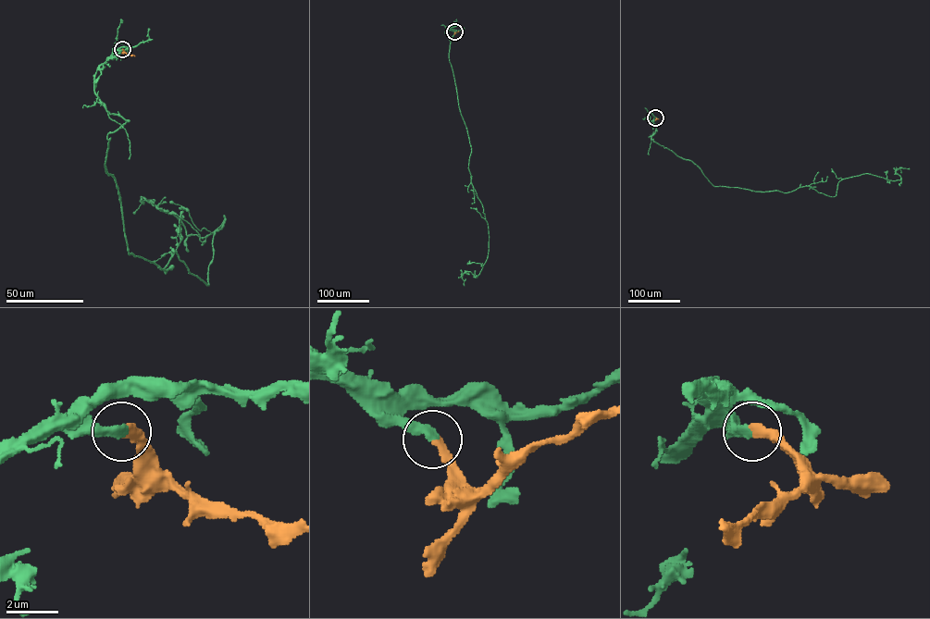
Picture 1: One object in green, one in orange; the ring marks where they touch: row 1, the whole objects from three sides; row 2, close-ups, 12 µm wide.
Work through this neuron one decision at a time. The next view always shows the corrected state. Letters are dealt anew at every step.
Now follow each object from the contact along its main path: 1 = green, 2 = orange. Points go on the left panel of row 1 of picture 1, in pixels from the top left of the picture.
1: (122, 49), (93, 90), (129, 121), (105, 164), (127, 249), (208, 285), (224, 216), (188, 235), (149, 200)
2: (122, 49), (135, 56)

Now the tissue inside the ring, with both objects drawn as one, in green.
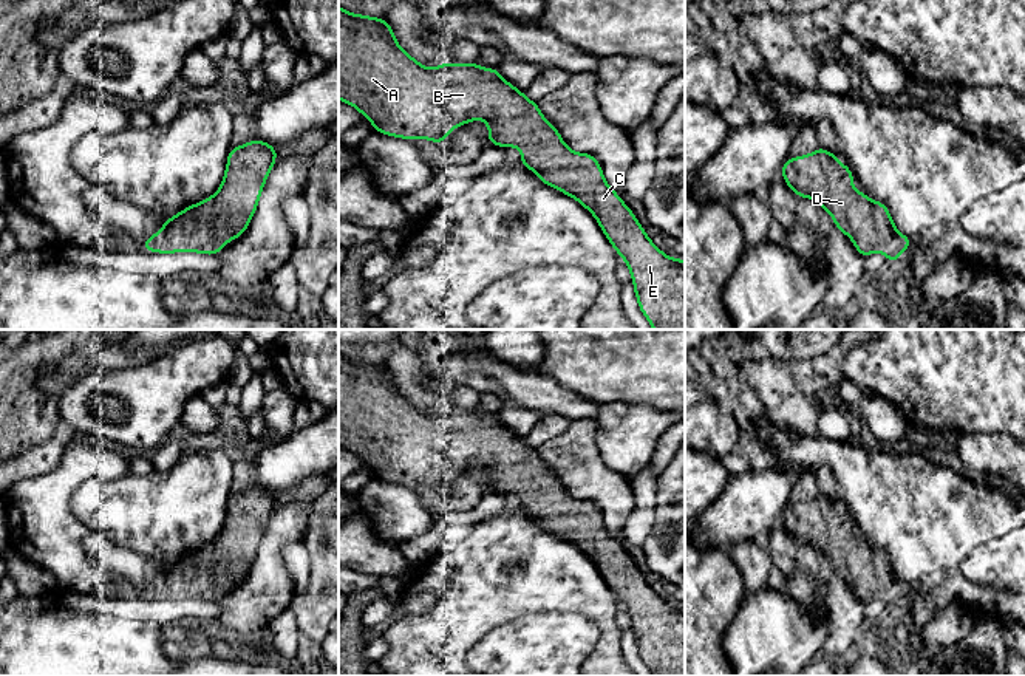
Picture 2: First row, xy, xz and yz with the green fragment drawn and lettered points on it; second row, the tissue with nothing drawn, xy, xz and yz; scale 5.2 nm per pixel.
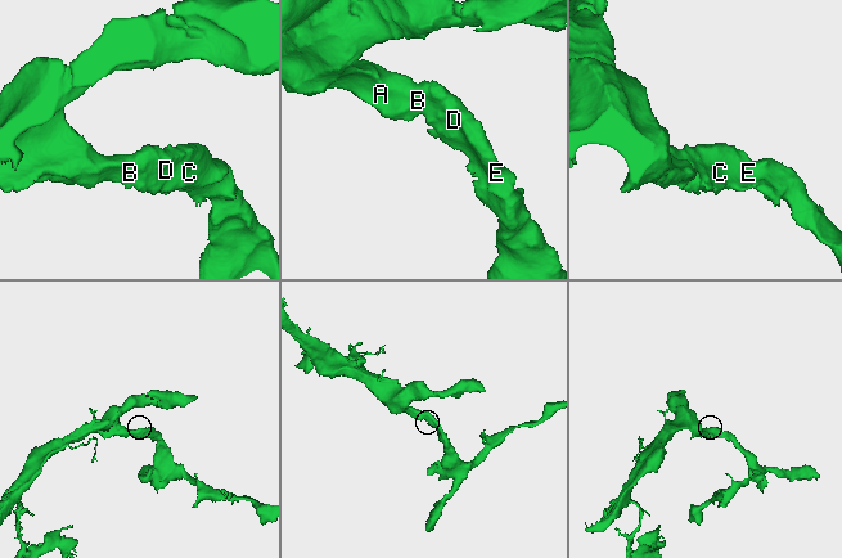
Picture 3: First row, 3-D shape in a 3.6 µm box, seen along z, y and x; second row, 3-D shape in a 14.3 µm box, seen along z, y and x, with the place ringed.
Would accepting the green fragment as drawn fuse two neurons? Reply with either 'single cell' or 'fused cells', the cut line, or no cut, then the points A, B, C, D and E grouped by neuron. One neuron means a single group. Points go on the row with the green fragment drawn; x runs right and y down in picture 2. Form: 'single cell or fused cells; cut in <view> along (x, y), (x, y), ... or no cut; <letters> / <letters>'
single cell; no cut; A B C D E

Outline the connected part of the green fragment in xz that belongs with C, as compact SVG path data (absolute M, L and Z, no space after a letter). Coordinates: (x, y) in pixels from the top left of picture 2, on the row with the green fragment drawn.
M339 6L339 99L357 108L374 125L376 131L410 141L424 138L444 144L453 128L475 119L485 121L489 125L487 144L504 149L519 147L521 166L535 172L543 184L575 198L595 217L612 248L626 261L638 308L652 328L685 329L685 261L677 257L669 258L649 240L632 210L608 186L598 159L591 153L572 152L561 139L560 131L541 114L538 102L529 101L524 91L516 90L510 82L504 80L498 68L482 68L476 62L444 62L430 70L397 45L394 31L383 17L349 14L345 8Z

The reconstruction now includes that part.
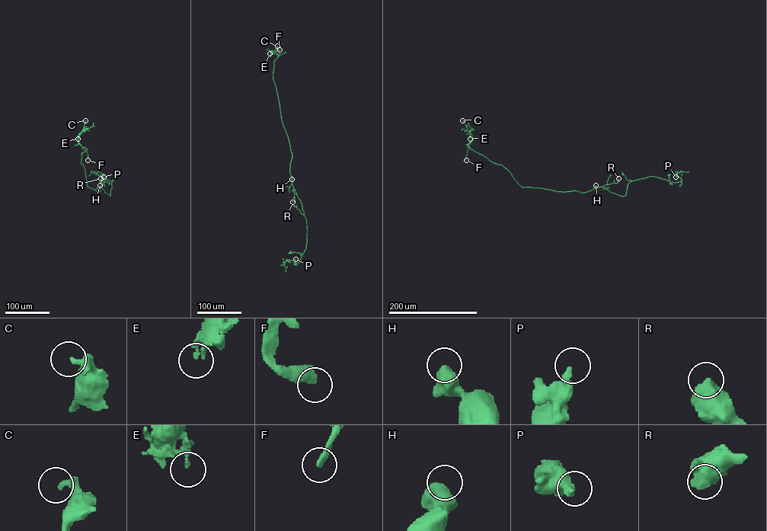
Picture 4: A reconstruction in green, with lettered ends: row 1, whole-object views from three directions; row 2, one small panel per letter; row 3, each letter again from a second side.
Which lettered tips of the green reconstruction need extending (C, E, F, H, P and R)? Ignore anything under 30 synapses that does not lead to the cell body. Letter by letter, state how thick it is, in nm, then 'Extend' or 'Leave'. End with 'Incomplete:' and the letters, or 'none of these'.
C: Thickness 320 nm. Leave
E: Thickness 120 nm. Leave
F: Thickness 300 nm. Extend
H: Thickness 650 nm. Leave
P: Thickness 360 nm. Leave
R: Thickness 750 nm. Leave
Incomplete: F

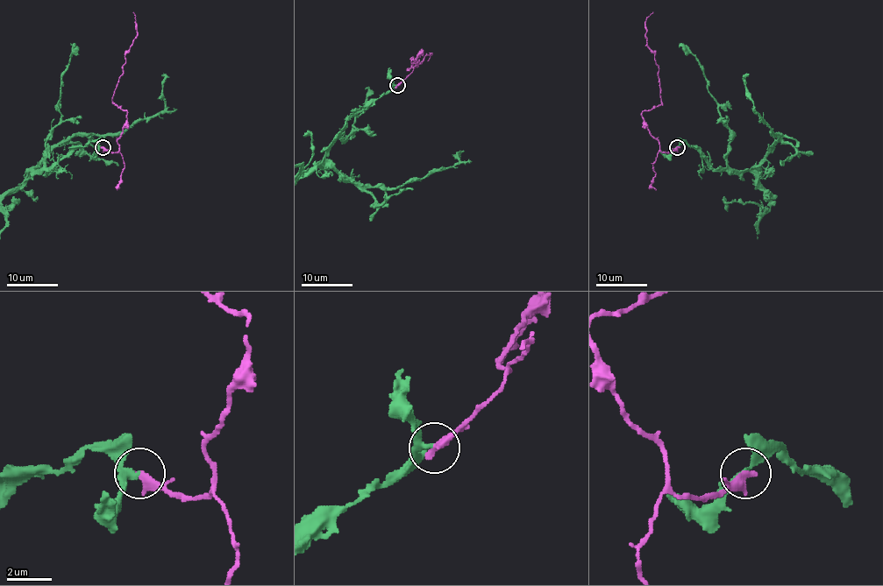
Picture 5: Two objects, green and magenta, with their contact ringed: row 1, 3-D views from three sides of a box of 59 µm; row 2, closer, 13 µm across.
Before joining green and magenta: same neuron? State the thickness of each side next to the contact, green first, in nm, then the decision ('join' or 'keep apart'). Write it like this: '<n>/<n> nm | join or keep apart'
190/420 nm | keep apart

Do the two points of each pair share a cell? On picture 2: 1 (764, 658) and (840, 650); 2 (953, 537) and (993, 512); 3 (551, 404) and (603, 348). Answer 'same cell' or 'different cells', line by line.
1: different cells
2: same cell
3: different cells

